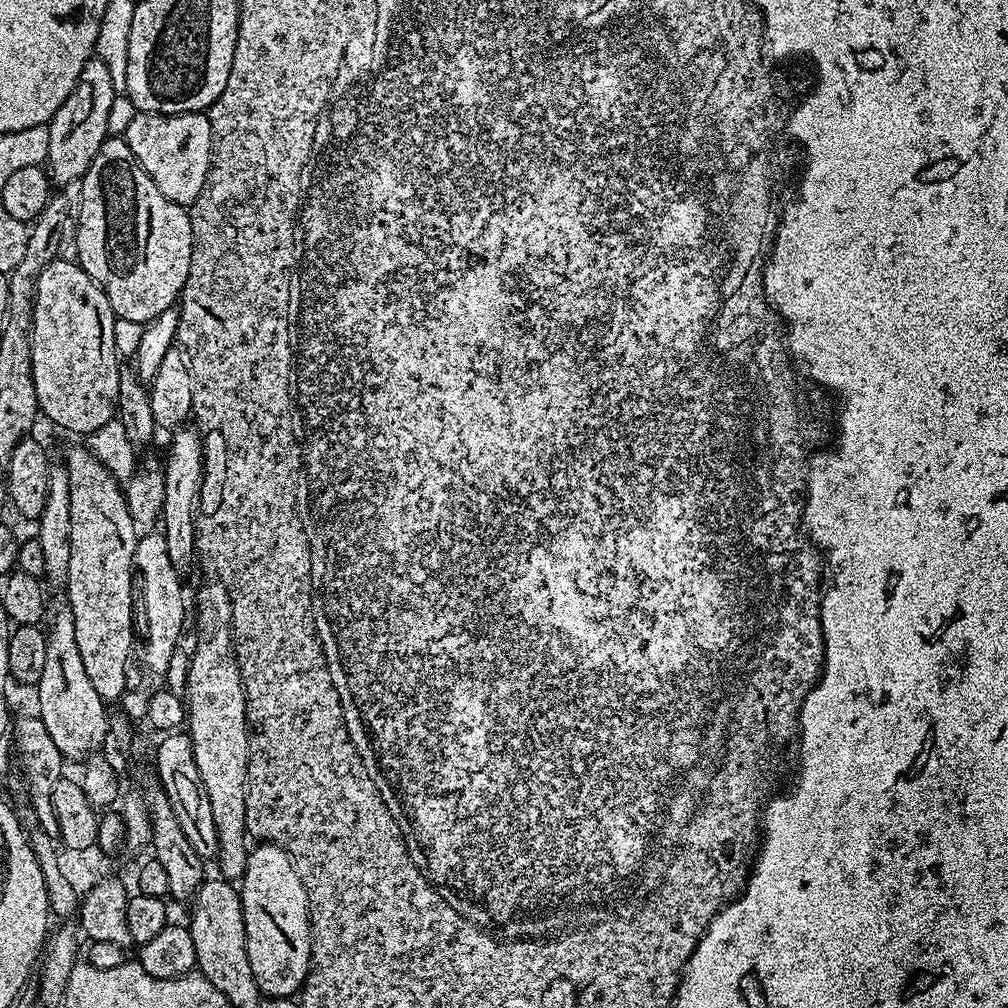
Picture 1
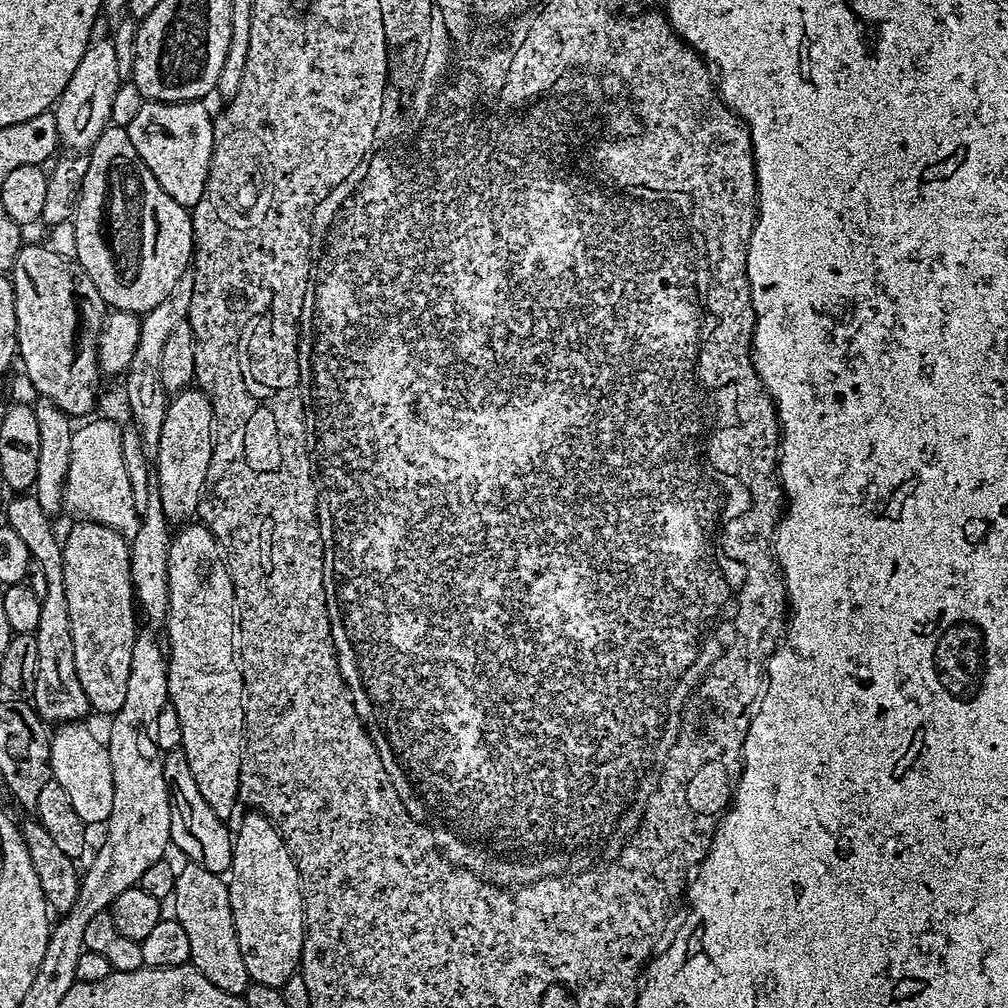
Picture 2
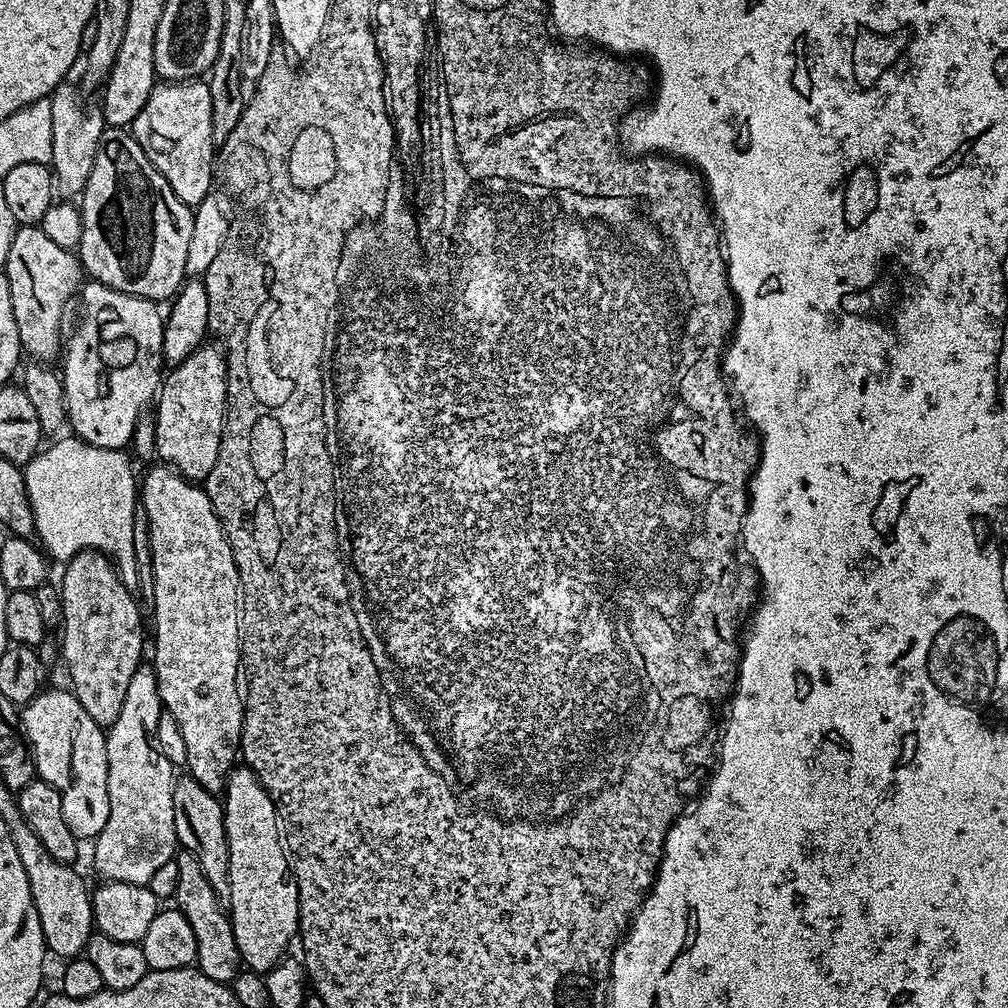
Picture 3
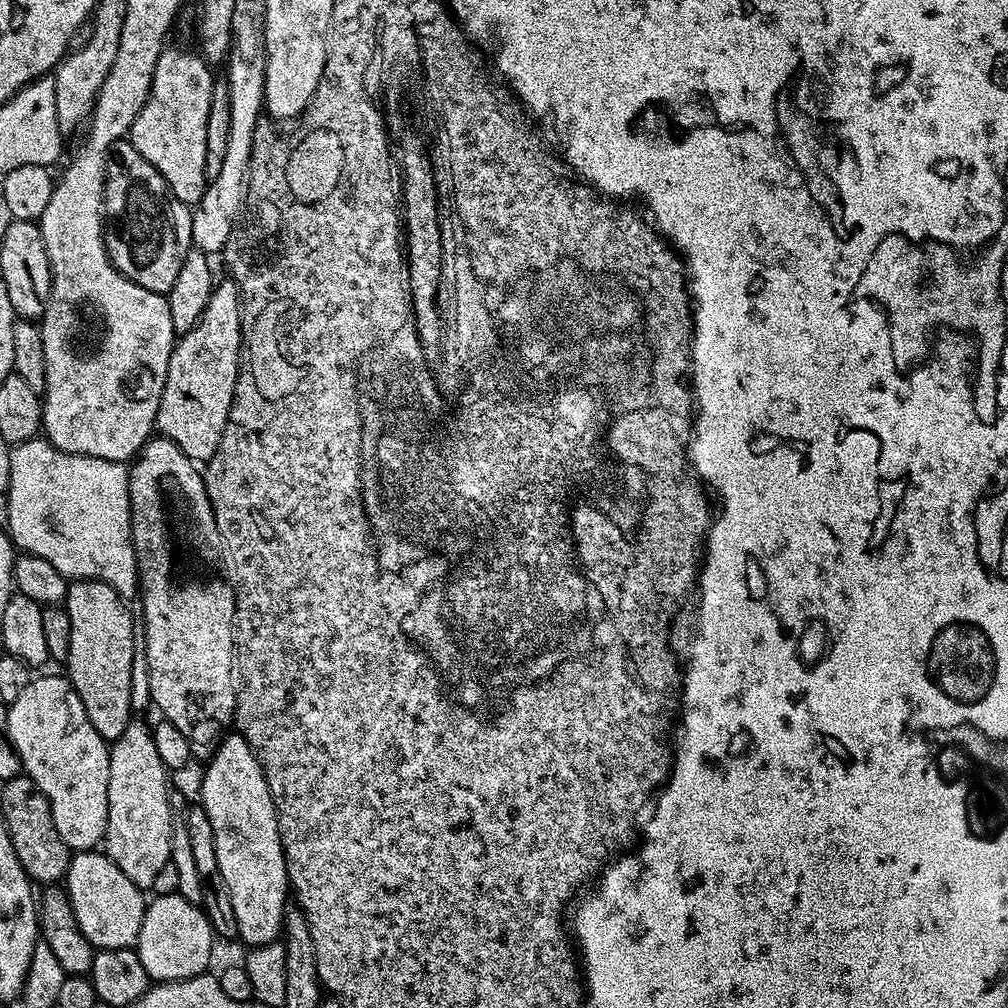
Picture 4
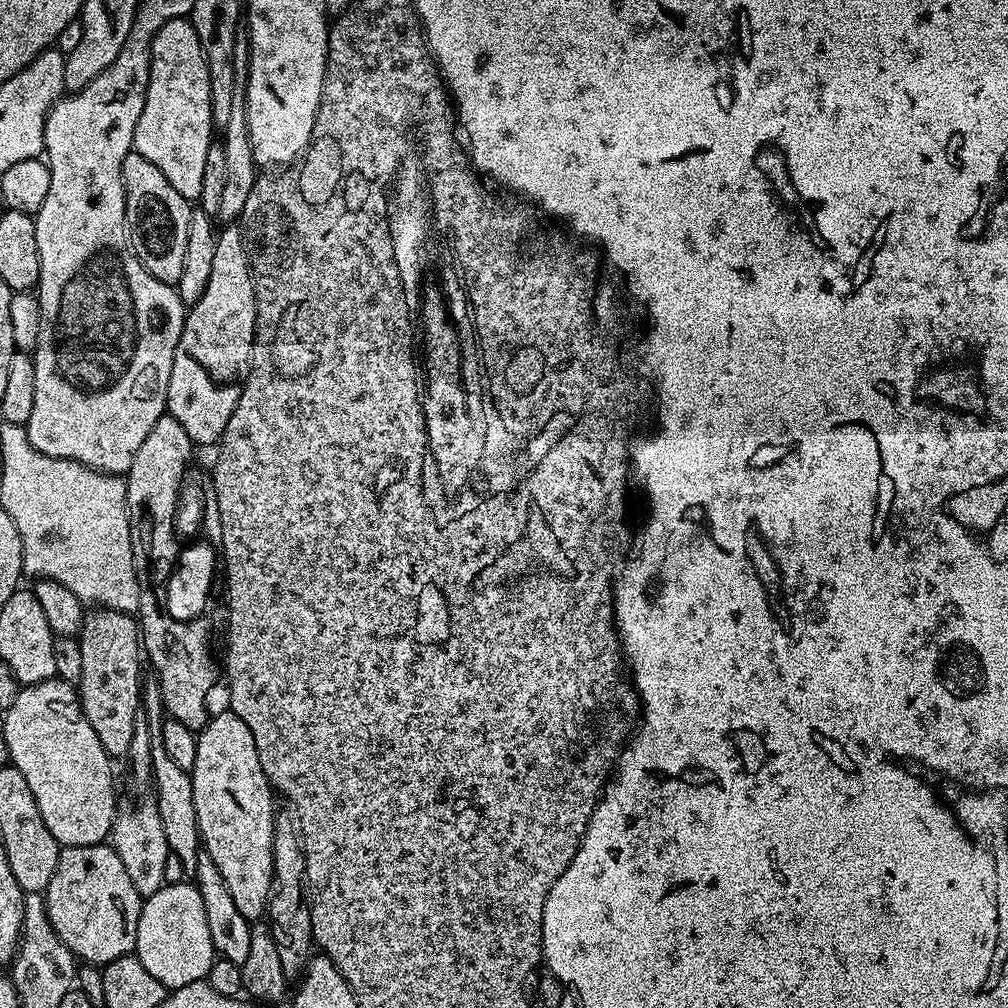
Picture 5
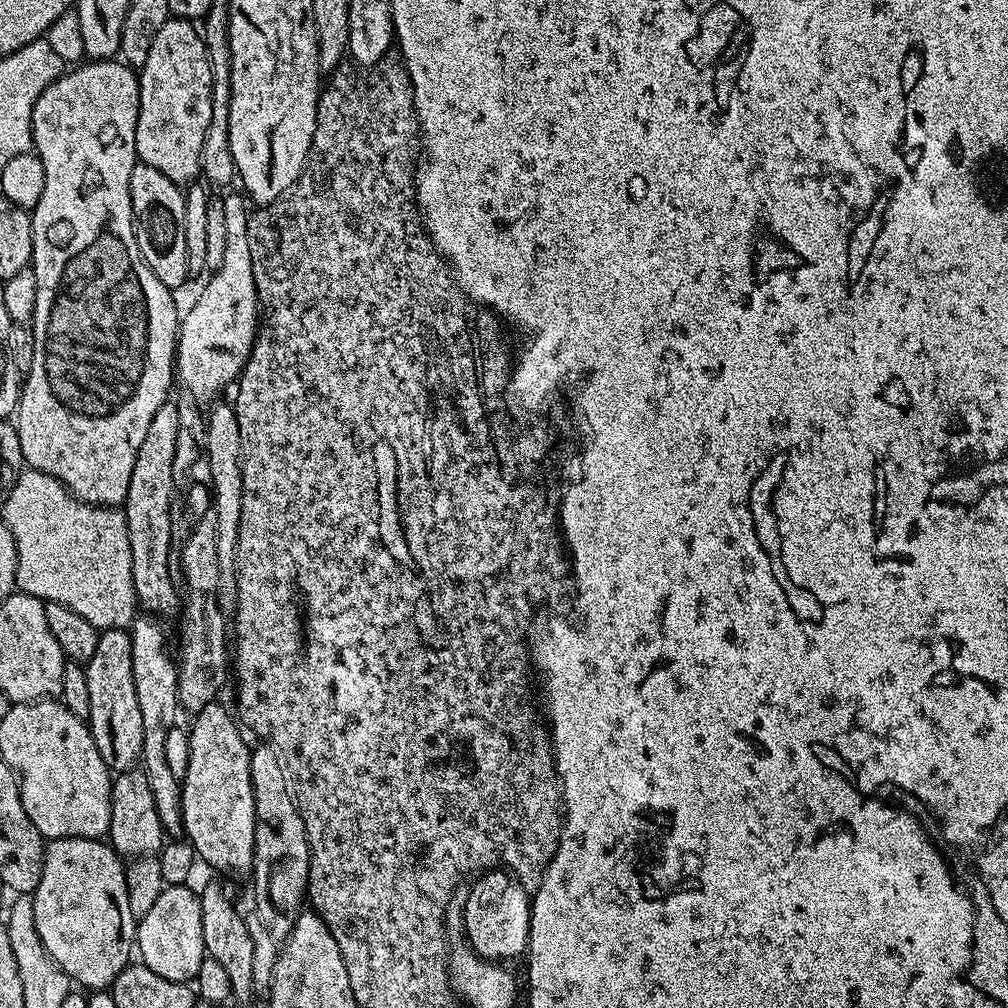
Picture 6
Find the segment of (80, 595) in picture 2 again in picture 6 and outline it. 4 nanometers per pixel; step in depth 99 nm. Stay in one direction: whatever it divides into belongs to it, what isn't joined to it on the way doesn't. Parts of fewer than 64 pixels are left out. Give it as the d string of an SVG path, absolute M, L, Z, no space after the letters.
M122 628L103 629L94 658L84 665L84 673L90 689L90 714L86 723L98 754L102 754L103 767L113 768L116 774L135 769L142 750L142 710L138 710L138 694L134 694L131 635Z

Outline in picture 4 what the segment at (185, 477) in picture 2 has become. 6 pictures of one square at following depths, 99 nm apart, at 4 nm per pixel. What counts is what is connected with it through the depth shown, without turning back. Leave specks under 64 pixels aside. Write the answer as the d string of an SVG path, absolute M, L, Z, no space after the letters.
M230 278L217 283L202 318L177 339L170 354L166 386L156 415L155 431L174 442L193 462L207 462L218 450L230 414L244 334L240 331L240 290Z

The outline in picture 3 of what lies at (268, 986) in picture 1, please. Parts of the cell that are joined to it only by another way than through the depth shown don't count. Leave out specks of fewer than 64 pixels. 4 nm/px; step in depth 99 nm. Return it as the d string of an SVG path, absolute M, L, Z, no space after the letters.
M237 766L228 775L228 786L222 793L224 805L224 829L226 842L230 850L230 870L228 881L231 882L230 898L226 901L232 917L234 942L240 951L240 958L245 969L265 974L289 951L288 943L295 941L300 926L300 899L298 886L288 868L288 856L284 853L284 842L280 839L280 826L276 815L276 804L270 794L260 785L260 779L247 766Z

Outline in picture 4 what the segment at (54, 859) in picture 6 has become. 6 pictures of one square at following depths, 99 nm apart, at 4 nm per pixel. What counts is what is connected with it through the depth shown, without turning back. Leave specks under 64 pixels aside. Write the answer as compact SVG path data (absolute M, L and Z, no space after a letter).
M80 850L73 855L66 877L66 891L76 924L93 949L131 948L140 936L146 907L145 893L103 851Z

